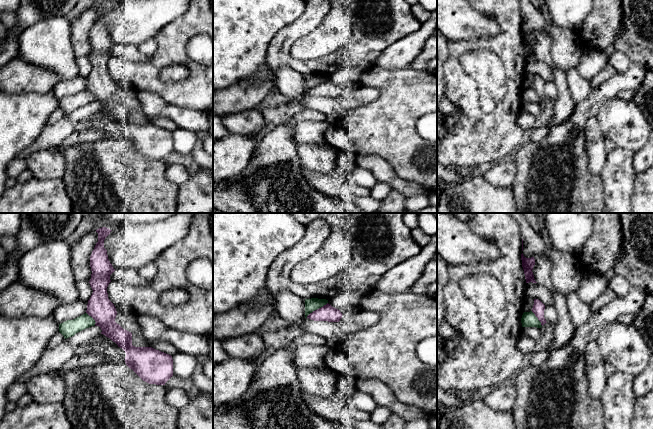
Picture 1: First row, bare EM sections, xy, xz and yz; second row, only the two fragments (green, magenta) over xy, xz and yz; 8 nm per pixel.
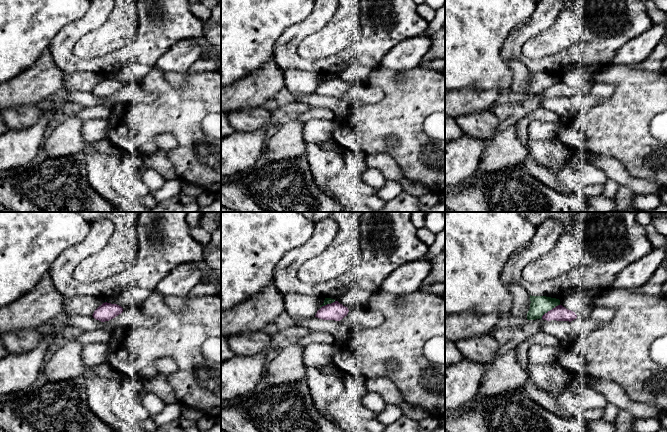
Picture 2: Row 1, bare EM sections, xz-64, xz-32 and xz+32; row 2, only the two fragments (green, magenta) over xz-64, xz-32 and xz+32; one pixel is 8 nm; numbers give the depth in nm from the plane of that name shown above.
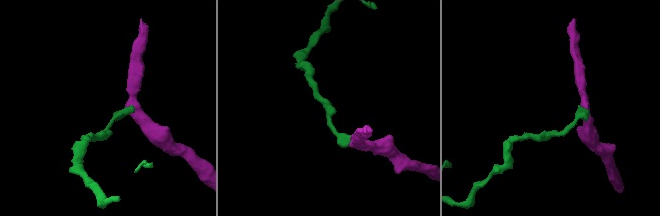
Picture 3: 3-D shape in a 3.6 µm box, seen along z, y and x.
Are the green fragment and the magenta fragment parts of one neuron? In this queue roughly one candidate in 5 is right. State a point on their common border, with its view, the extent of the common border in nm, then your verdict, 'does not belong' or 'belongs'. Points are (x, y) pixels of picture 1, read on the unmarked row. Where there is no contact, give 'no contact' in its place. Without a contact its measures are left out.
contact xz (316, 85); length 220 nm; does not belong

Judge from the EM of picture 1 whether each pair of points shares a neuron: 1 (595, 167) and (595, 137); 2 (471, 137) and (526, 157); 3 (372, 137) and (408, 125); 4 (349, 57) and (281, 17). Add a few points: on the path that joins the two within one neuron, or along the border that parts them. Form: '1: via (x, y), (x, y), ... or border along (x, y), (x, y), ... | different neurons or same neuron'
1: via (595, 160), (595, 144) | same neuron
2: border along (524, 142), (513, 152) | different neurons
3: via (381, 128), (388, 125), (399, 125) | same neuron
4: border along (304, 10), (295, 20), (283, 26), (273, 38) | different neurons

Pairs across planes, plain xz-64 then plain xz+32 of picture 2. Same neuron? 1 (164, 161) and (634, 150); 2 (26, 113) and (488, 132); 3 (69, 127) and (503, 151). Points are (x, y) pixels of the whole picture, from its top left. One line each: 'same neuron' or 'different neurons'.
1: different neurons
2: same neuron
3: same neuron

